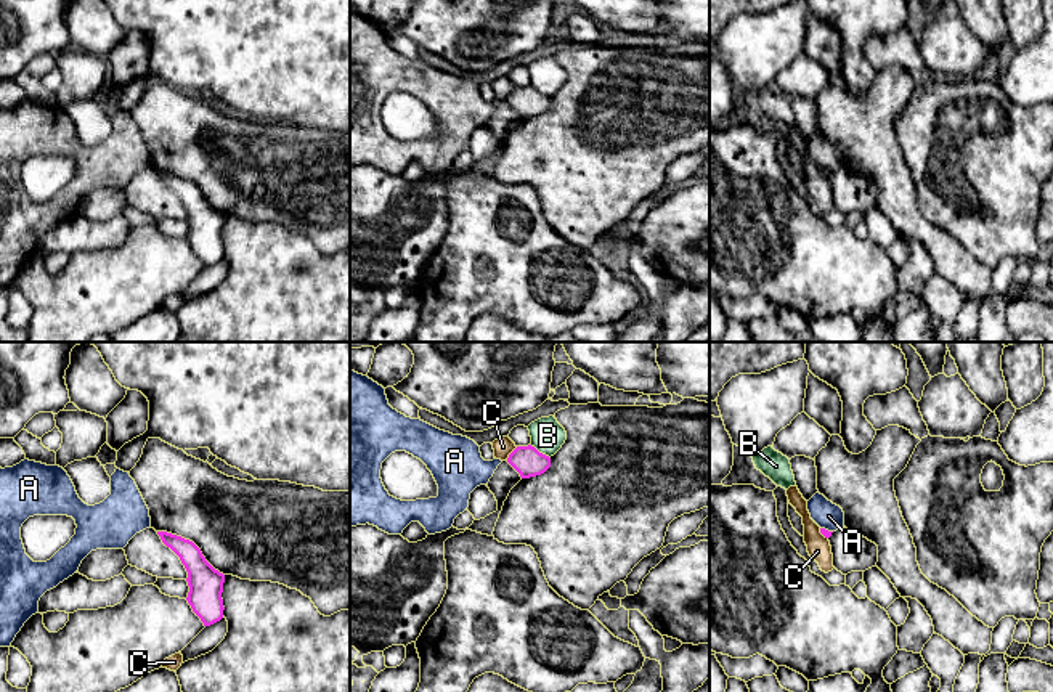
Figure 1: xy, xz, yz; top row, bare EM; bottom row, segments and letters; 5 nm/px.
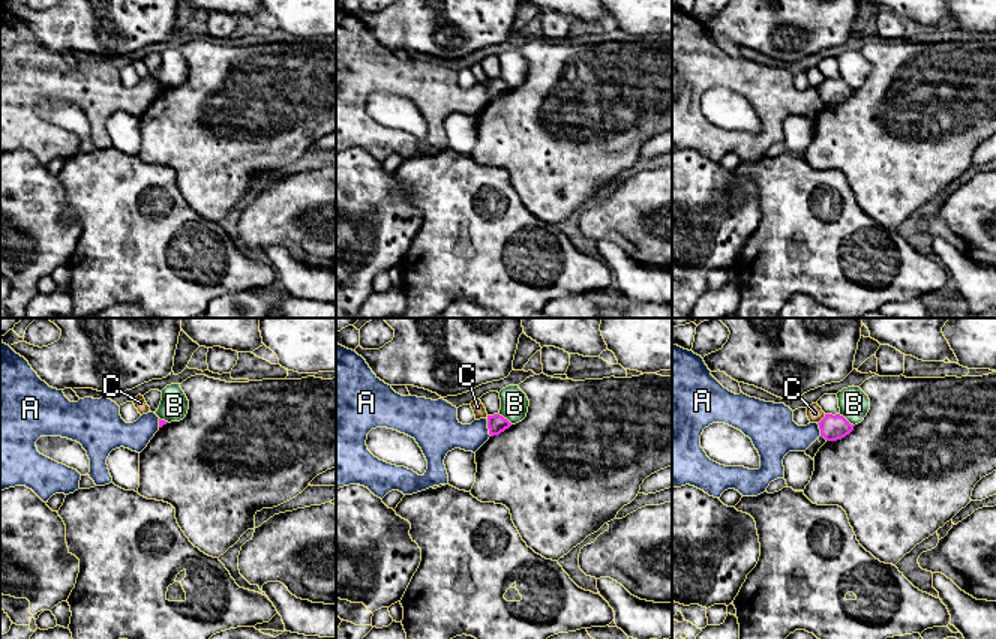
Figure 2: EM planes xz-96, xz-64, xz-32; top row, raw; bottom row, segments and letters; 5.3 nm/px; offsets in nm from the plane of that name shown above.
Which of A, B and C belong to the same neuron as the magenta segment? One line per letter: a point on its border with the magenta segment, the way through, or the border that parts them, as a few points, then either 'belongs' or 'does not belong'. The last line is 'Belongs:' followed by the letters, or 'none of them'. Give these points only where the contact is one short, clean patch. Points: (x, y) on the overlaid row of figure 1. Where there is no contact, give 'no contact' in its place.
A: yz (827, 530) | along yz (821, 527), (832, 532) | does not belong
B: xz (538, 451) | does not belong
C: xz (511, 453) | does not belong
Belongs: none of them

